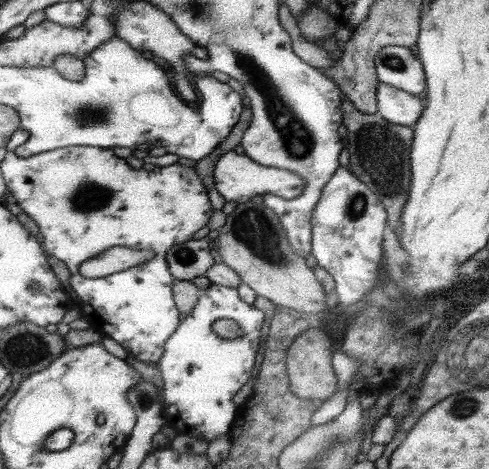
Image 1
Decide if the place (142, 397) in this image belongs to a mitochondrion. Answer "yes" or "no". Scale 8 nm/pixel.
yes

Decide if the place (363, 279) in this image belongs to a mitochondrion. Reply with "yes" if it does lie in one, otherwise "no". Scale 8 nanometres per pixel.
no

